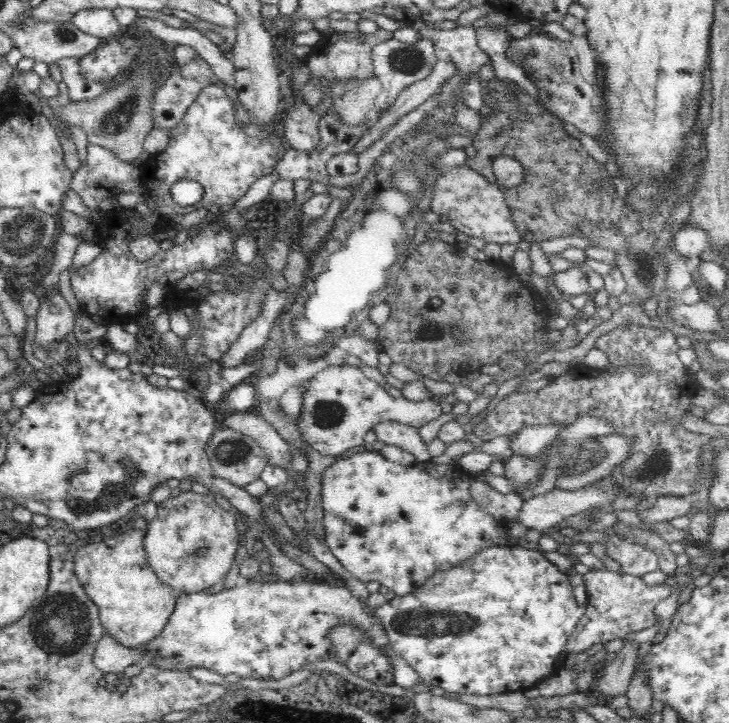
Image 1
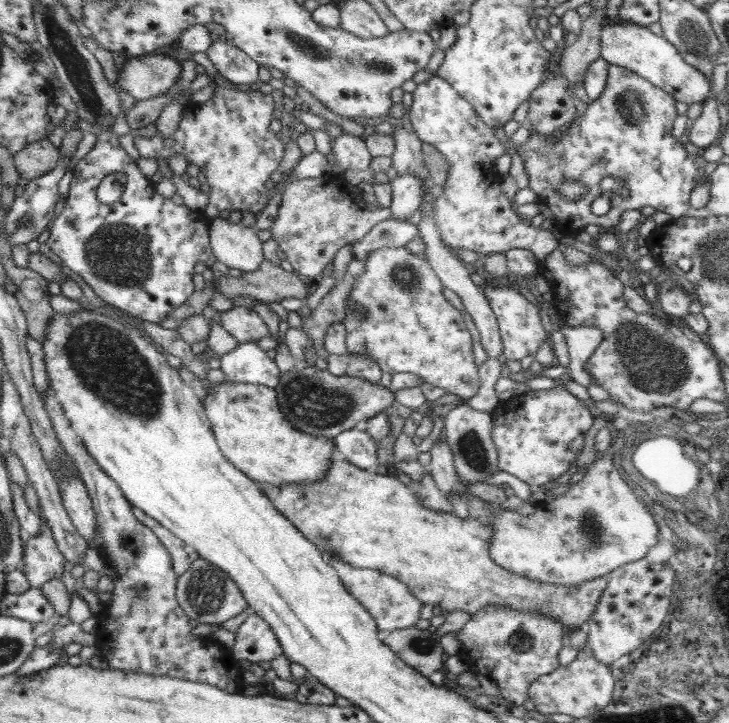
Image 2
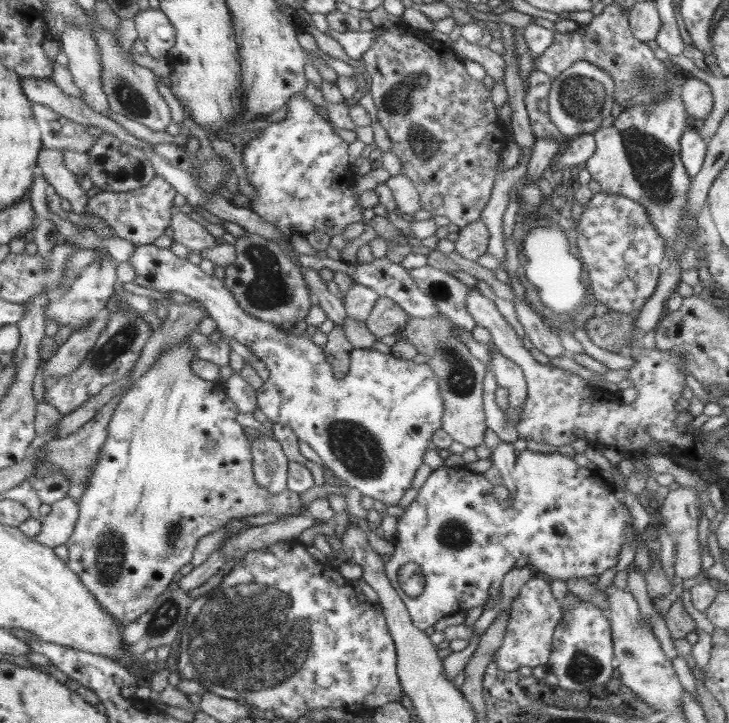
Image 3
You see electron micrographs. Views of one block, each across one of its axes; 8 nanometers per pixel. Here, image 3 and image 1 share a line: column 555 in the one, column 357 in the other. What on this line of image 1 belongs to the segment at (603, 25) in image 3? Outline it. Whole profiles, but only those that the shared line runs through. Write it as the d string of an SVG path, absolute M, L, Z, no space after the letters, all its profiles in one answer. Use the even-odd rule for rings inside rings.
M379 28L374 34L327 34L322 36L318 43L311 47L311 51L306 56L306 63L310 67L311 74L321 78L323 82L334 82L337 80L351 81L353 78L359 77L366 80L374 76L372 47L394 38L393 34Z

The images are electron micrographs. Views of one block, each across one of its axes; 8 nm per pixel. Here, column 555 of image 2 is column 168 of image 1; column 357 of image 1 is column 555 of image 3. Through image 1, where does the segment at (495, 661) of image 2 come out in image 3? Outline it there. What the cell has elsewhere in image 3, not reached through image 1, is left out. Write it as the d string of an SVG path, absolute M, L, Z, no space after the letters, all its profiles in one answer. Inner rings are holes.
M538 577L530 578L520 587L511 605L507 631L501 647L495 652L498 668L504 672L527 672L537 665L546 666L552 654L554 631L563 615L550 584Z

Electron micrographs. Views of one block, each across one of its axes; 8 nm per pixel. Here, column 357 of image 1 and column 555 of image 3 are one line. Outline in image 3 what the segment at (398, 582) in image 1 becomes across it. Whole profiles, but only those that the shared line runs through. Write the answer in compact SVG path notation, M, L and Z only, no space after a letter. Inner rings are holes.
M529 449L523 450L520 454L516 455L516 464L514 464L514 474L516 474L516 482L514 482L514 499L512 499L512 505L509 509L516 523L516 529L510 535L508 544L516 544L516 542L522 542L522 548L524 548L524 556L522 564L532 564L537 568L536 573L548 574L554 579L560 579L568 581L572 578L584 578L586 580L594 581L598 578L604 570L608 568L614 568L618 562L618 555L621 552L621 547L624 544L624 533L626 533L627 525L632 522L632 515L624 504L622 504L615 496L615 485L610 484L605 480L594 467L586 468L579 466L573 458L562 455L561 453L542 453L533 452Z

